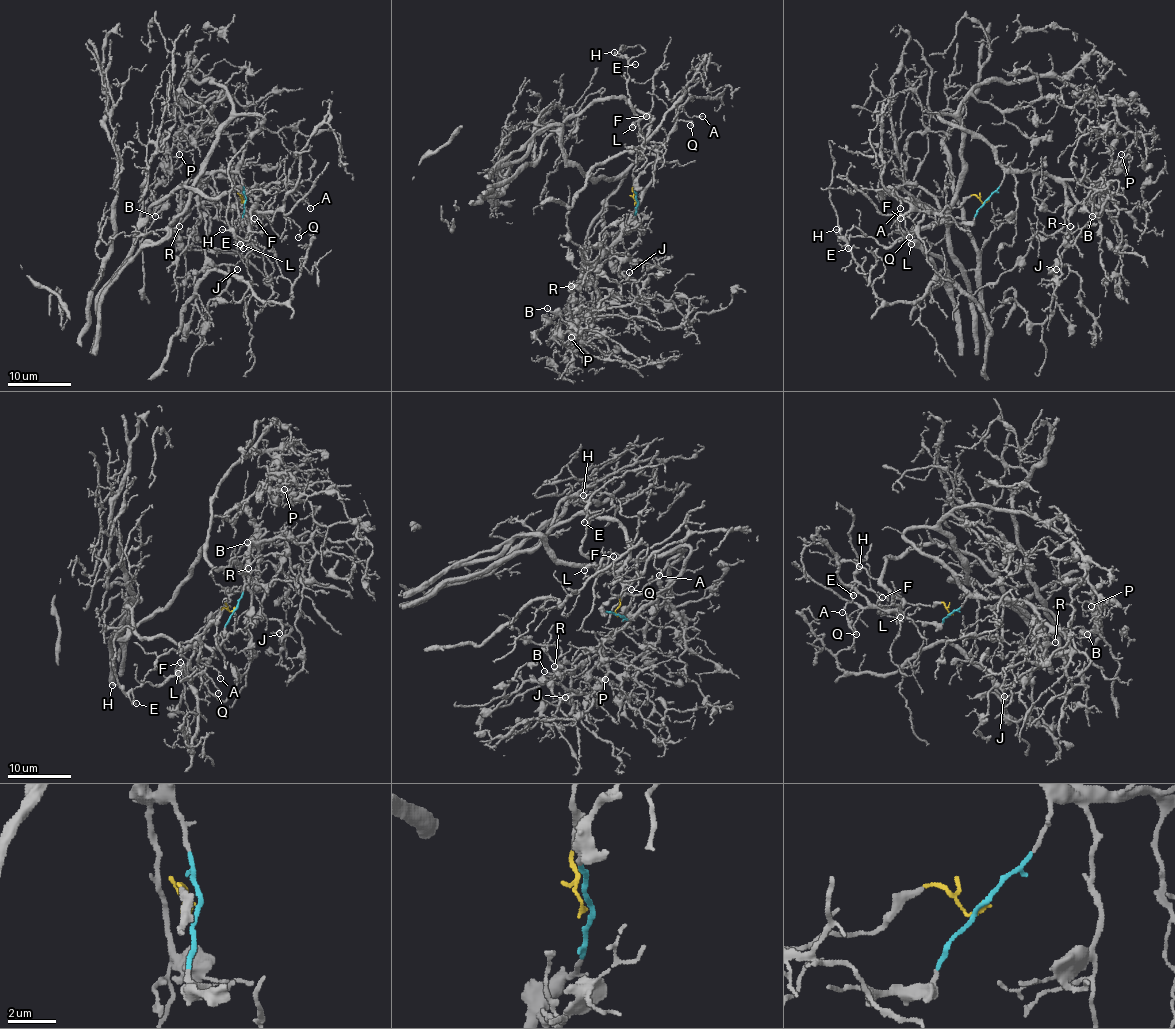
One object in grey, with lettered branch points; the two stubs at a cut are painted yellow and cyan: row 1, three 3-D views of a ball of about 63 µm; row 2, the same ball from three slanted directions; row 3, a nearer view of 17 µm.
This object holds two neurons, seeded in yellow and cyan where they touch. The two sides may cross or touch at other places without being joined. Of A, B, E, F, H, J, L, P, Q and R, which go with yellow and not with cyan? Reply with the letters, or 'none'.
A, E, F, H, L, Q

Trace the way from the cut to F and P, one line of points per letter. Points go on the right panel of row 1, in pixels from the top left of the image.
F: (986, 201), (970, 194), (957, 207), (927, 210), (915, 231), (903, 229), (900, 218)
P: (986, 201), (1003, 179), (997, 153), (938, 117), (984, 80), (1056, 77), (1106, 96), (1137, 137), (1121, 155)

